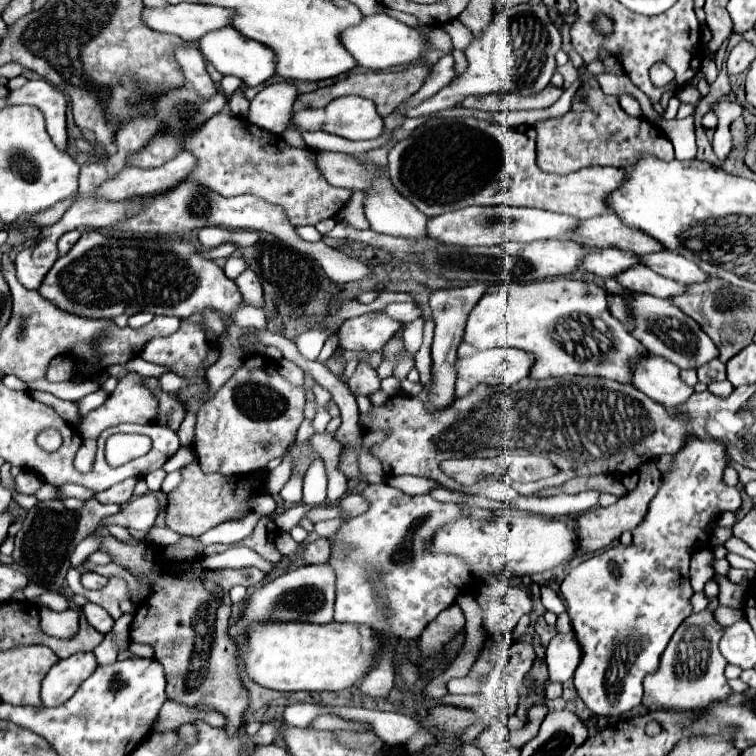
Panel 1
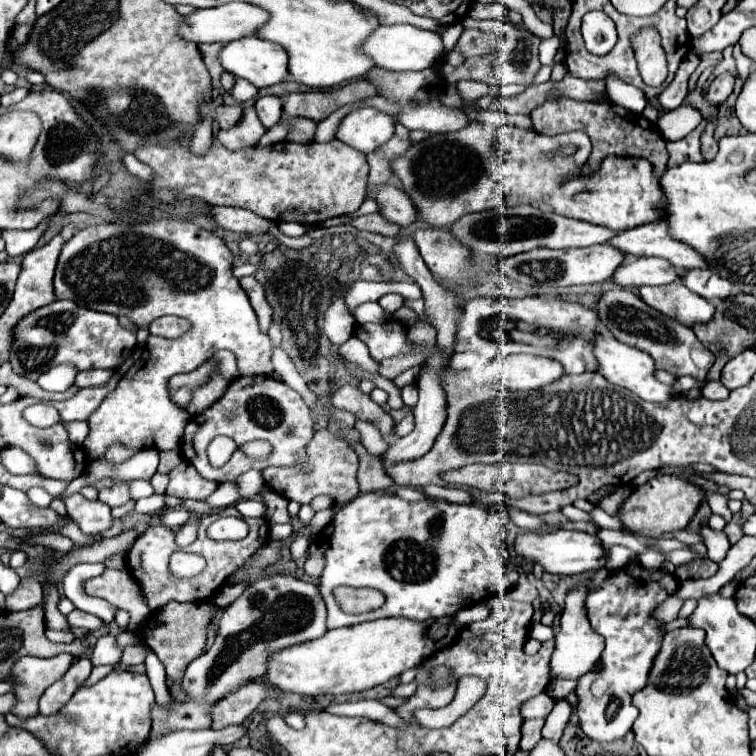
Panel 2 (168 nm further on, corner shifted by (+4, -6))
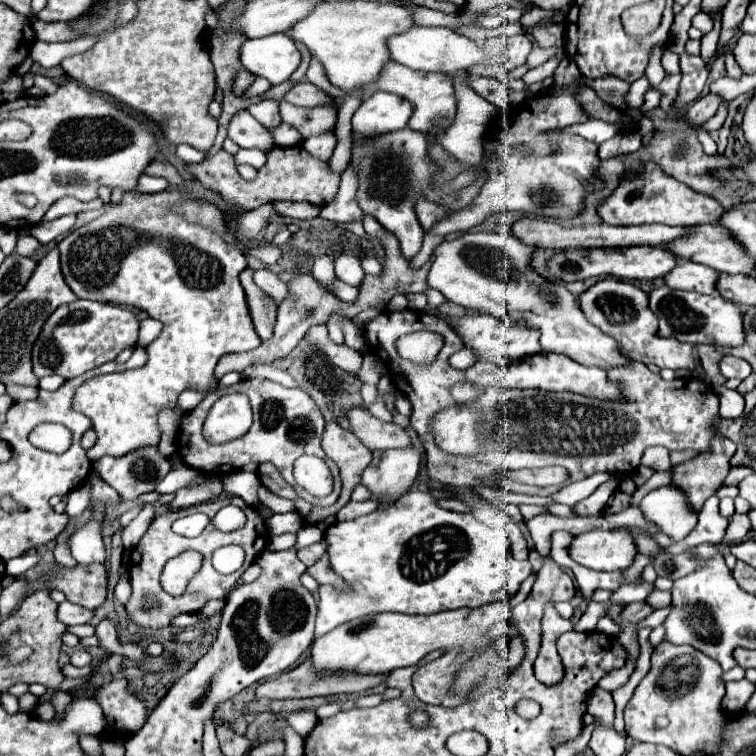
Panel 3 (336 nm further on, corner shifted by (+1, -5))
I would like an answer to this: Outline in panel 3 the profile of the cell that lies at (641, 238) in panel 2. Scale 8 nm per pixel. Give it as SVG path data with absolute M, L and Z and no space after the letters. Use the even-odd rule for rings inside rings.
M717 224L717 226L693 226L693 230L687 238L681 238L681 240L669 244L669 248L675 250L675 254L679 254L679 258L705 264L717 272L745 274L745 276L751 276L755 272L755 258L751 258L751 254L747 254L743 244L731 234L731 230L727 230L721 224Z

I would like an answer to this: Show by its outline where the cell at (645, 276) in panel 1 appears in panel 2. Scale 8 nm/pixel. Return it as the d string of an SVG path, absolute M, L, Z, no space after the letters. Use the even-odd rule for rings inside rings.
M678 281L670 285L660 285L660 287L640 287L640 297L656 311L688 327L700 321L708 321L714 313L714 305L710 305L700 295L688 291Z

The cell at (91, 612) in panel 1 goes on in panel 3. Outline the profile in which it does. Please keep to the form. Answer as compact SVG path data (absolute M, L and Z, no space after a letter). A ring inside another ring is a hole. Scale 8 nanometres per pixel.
M67 600L57 606L57 618L59 618L59 622L63 622L65 626L87 624L91 616L93 616L91 610L83 608L83 606L77 606L77 604L71 604L71 602L67 602Z

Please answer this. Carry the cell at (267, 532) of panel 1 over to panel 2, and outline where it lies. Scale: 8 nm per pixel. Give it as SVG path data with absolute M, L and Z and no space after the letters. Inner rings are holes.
M226 507L226 509L220 509L212 515L204 515L202 521L200 521L200 531L198 531L198 539L188 545L188 547L178 547L176 541L174 541L174 533L170 529L166 529L164 525L160 523L154 523L148 527L148 531L144 535L140 535L136 539L136 543L132 545L130 553L128 553L128 567L130 567L130 573L138 579L138 583L144 587L146 595L148 595L148 605L150 609L160 609L164 607L170 599L174 601L180 601L180 603L190 603L190 601L210 601L212 595L220 589L220 585L224 585L224 581L258 549L262 547L266 541L268 541L268 525L266 525L266 519L246 519L248 527L250 527L250 533L240 539L240 541L214 541L206 535L206 529L212 521L220 519L220 517L240 517L240 513L236 511L236 507ZM176 551L188 551L188 553L198 553L206 559L206 569L202 571L202 575L198 577L192 577L192 579L176 579L170 569L168 569L168 561L170 561L170 555L176 553Z

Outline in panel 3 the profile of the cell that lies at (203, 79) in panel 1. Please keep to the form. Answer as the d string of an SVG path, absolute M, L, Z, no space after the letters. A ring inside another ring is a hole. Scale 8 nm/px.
M247 110L233 116L229 124L229 138L241 148L259 148L265 154L277 146L273 142L271 132L265 126L261 126Z

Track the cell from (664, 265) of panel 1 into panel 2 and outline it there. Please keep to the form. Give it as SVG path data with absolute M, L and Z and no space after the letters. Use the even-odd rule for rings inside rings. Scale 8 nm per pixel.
M684 269L680 281L690 291L696 291L704 299L726 299L736 293L734 285L728 279L720 279L710 269Z

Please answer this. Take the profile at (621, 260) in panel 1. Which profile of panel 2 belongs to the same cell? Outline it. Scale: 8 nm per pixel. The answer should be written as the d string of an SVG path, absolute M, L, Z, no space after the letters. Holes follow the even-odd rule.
M632 259L632 263L624 263L612 281L626 289L636 289L640 285L664 285L678 281L678 269L674 269L666 259Z

